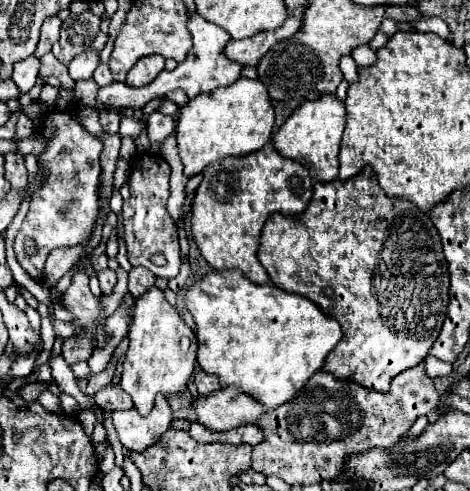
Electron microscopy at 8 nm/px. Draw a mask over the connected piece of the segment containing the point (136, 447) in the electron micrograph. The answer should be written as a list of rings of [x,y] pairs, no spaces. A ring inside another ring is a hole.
[[[156,397],[154,407],[148,415],[136,413],[136,407],[128,411],[114,411],[112,423],[120,443],[130,451],[144,451],[154,445],[158,437],[170,427],[172,409],[166,397]]]

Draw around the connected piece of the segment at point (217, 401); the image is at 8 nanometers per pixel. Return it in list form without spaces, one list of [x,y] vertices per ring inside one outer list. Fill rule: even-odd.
[[[236,387],[218,389],[208,397],[198,395],[192,399],[192,409],[196,421],[210,431],[228,431],[246,421],[256,423],[262,413],[262,405]]]

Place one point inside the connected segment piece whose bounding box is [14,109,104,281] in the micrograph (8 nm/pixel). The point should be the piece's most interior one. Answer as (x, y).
(63, 210)

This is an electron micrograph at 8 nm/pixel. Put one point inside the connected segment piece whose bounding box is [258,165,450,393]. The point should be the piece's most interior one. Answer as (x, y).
(333, 253)

